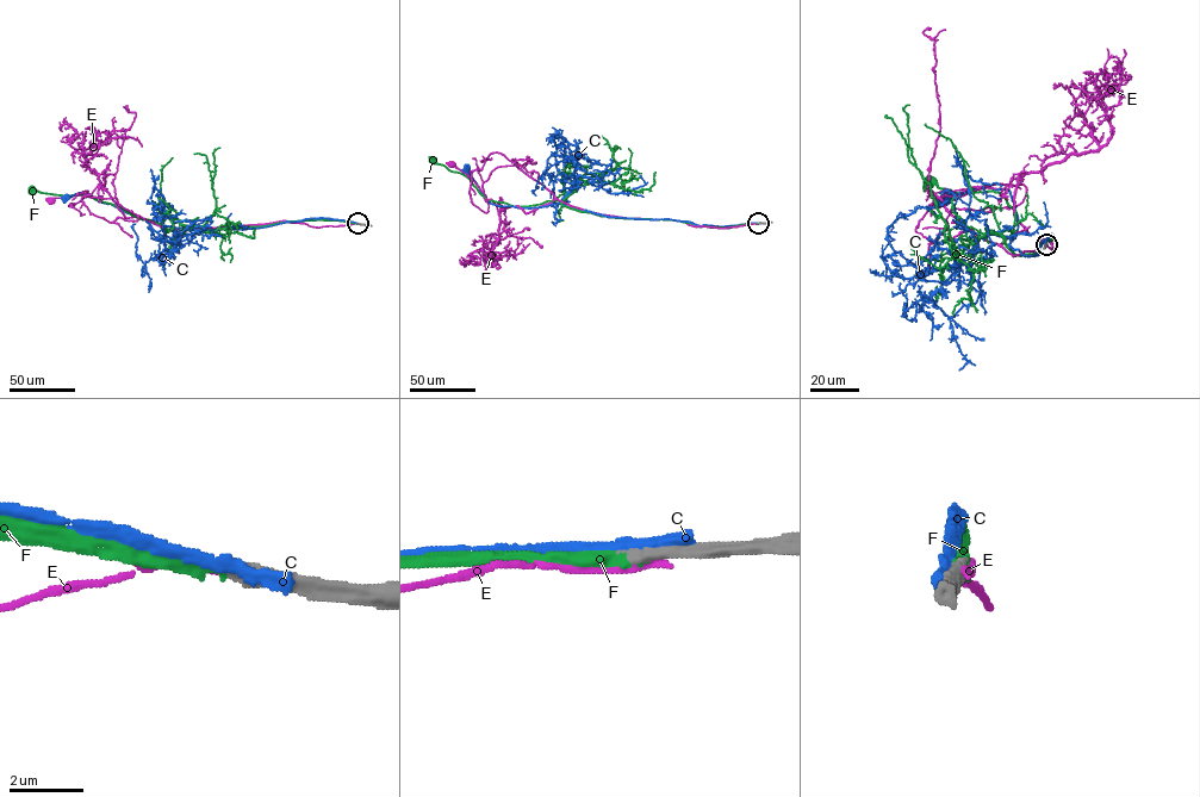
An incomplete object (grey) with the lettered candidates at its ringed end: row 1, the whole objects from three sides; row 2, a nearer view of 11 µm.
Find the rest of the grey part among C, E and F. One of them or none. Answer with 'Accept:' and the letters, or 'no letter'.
Accept: F

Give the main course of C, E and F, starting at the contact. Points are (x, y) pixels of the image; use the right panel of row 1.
C: (1045, 244), (1051, 234), (1038, 255), (1025, 256), (1009, 246), (1018, 216), (1005, 190), (981, 187), (949, 195)
E: (1046, 244), (1001, 244), (1027, 234), (1020, 175), (1001, 195), (938, 203)
F: (1046, 244), (1036, 254), (1015, 254), (1003, 243), (1015, 212), (1002, 194), (958, 193), (931, 179)

